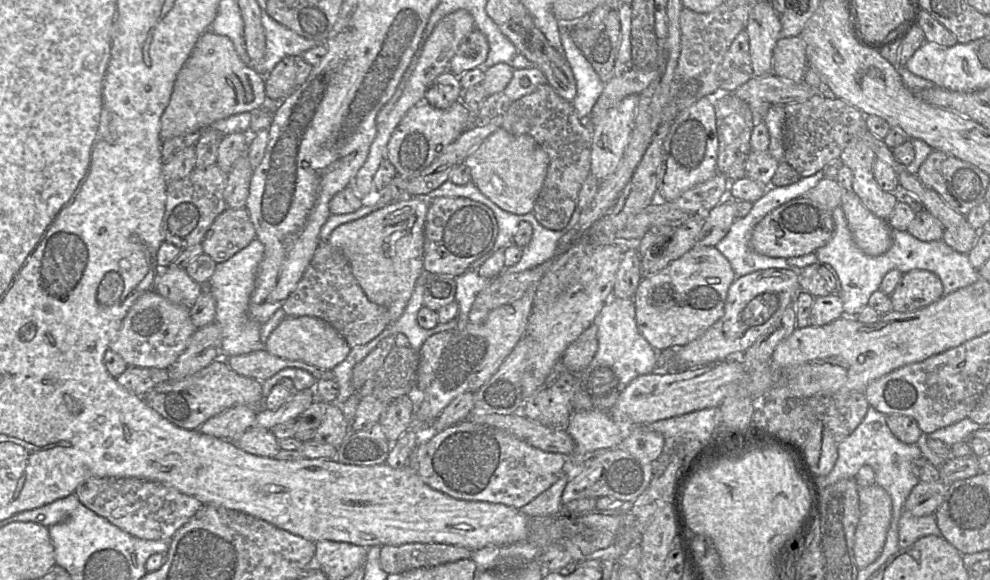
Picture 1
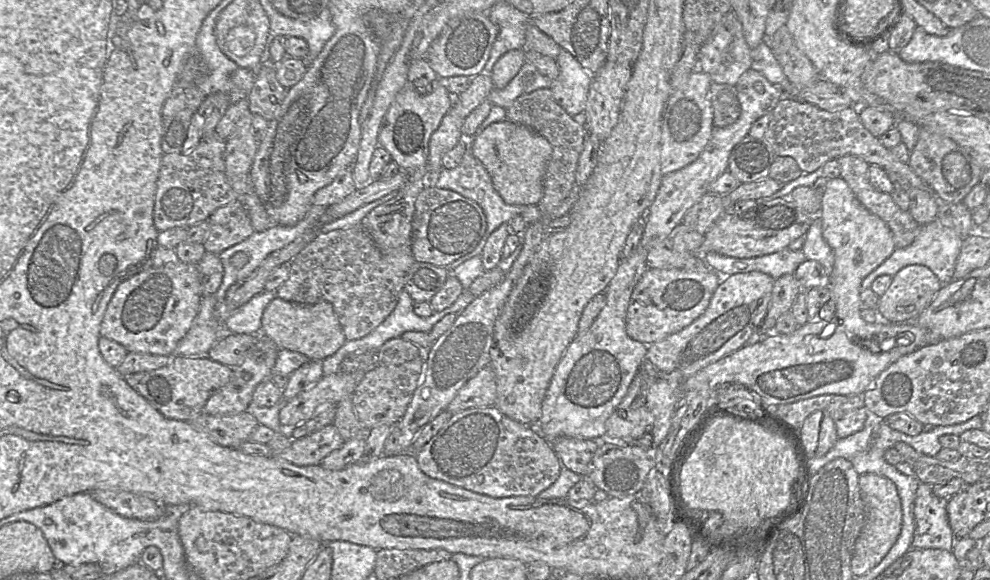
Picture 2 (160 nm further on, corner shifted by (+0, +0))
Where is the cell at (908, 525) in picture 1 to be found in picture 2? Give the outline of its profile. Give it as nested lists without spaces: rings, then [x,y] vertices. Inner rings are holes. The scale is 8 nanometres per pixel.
[[[919,482],[913,509],[915,531],[911,547],[913,549],[943,549],[952,552],[957,538],[955,538],[948,520],[947,504],[949,499],[935,496],[932,487],[931,484]]]

